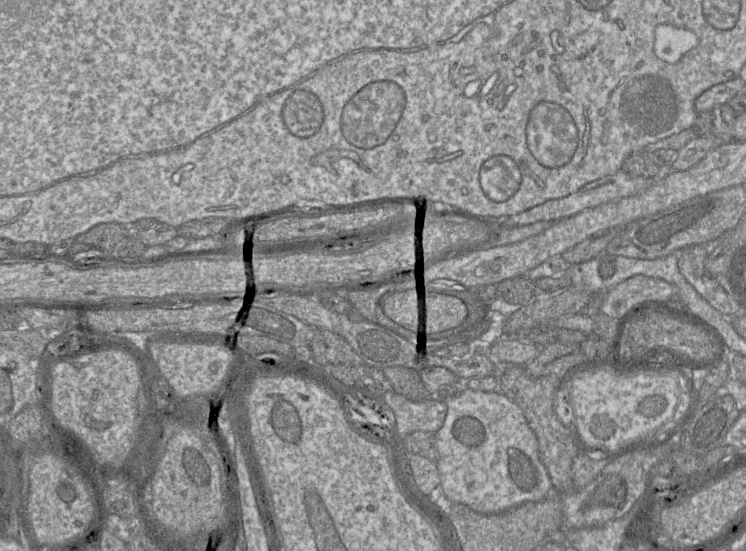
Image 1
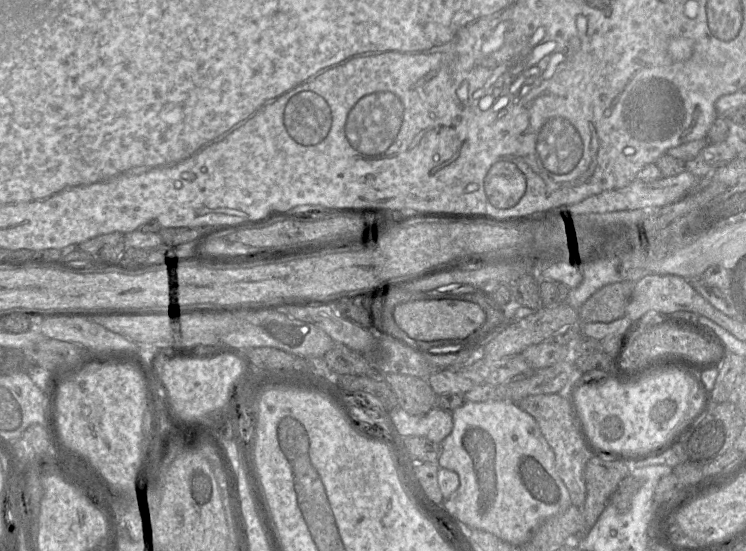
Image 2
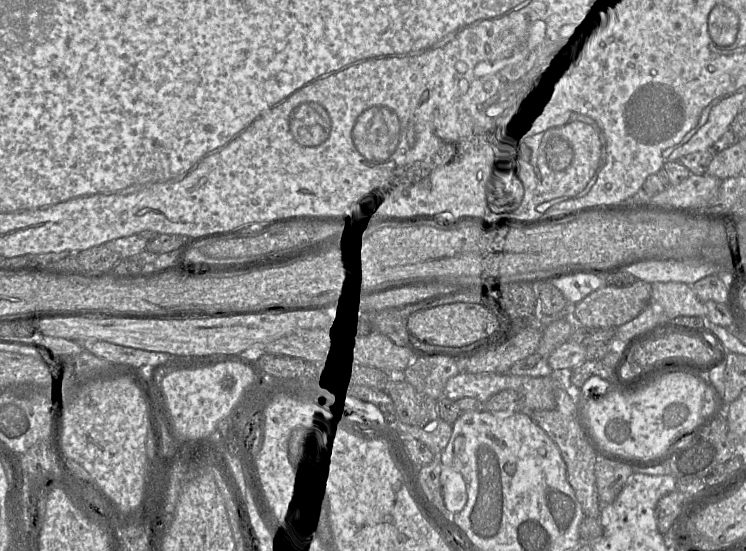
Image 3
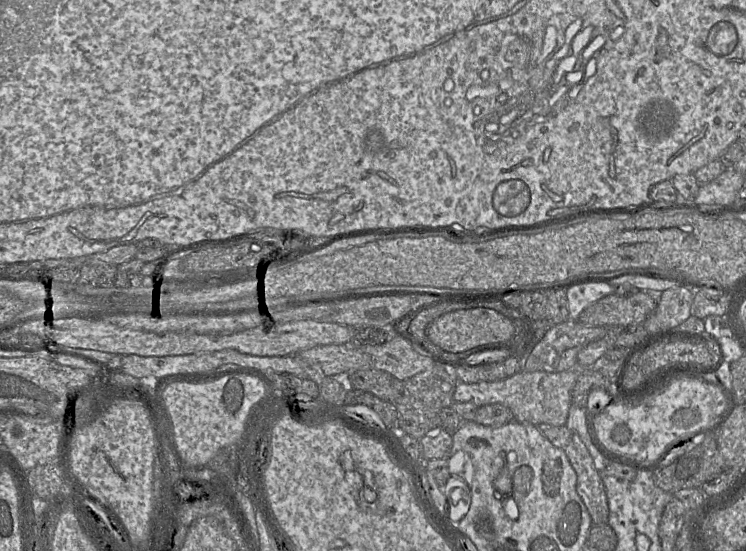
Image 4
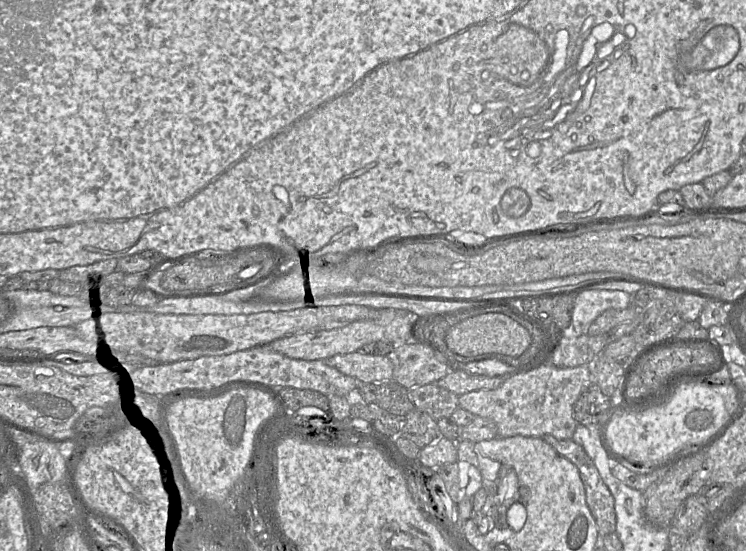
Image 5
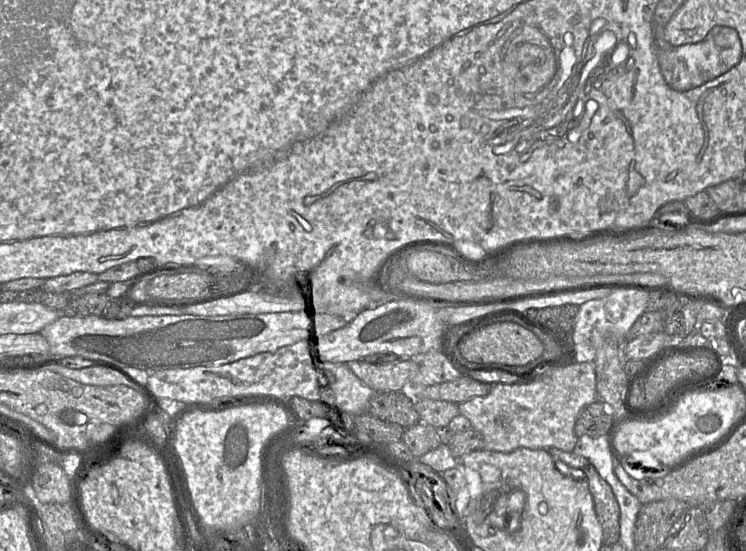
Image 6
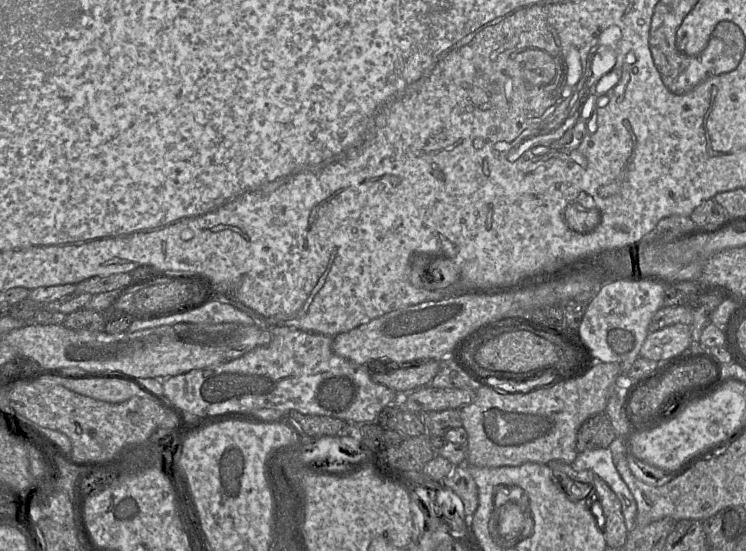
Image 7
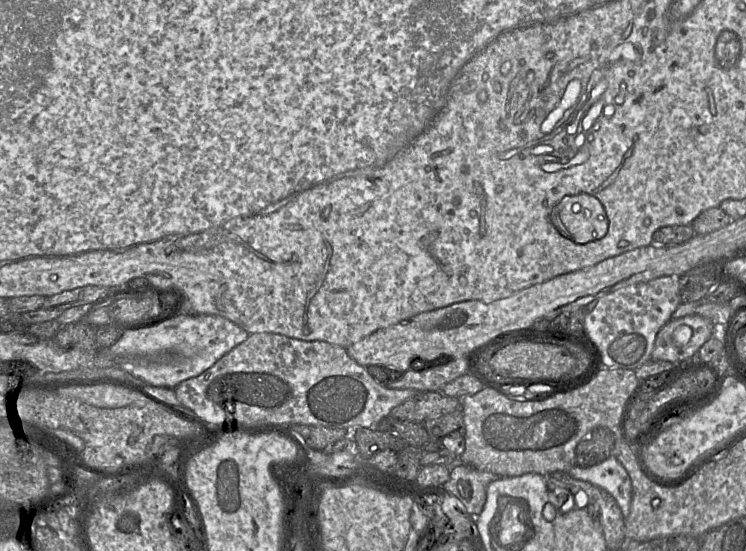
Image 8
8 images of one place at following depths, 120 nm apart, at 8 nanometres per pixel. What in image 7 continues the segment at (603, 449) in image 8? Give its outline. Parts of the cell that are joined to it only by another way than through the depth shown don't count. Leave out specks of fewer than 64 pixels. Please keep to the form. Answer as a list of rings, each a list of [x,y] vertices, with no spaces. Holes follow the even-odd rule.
[[[604,411],[588,418],[581,425],[577,433],[576,448],[578,453],[608,448],[615,439],[616,432]]]

